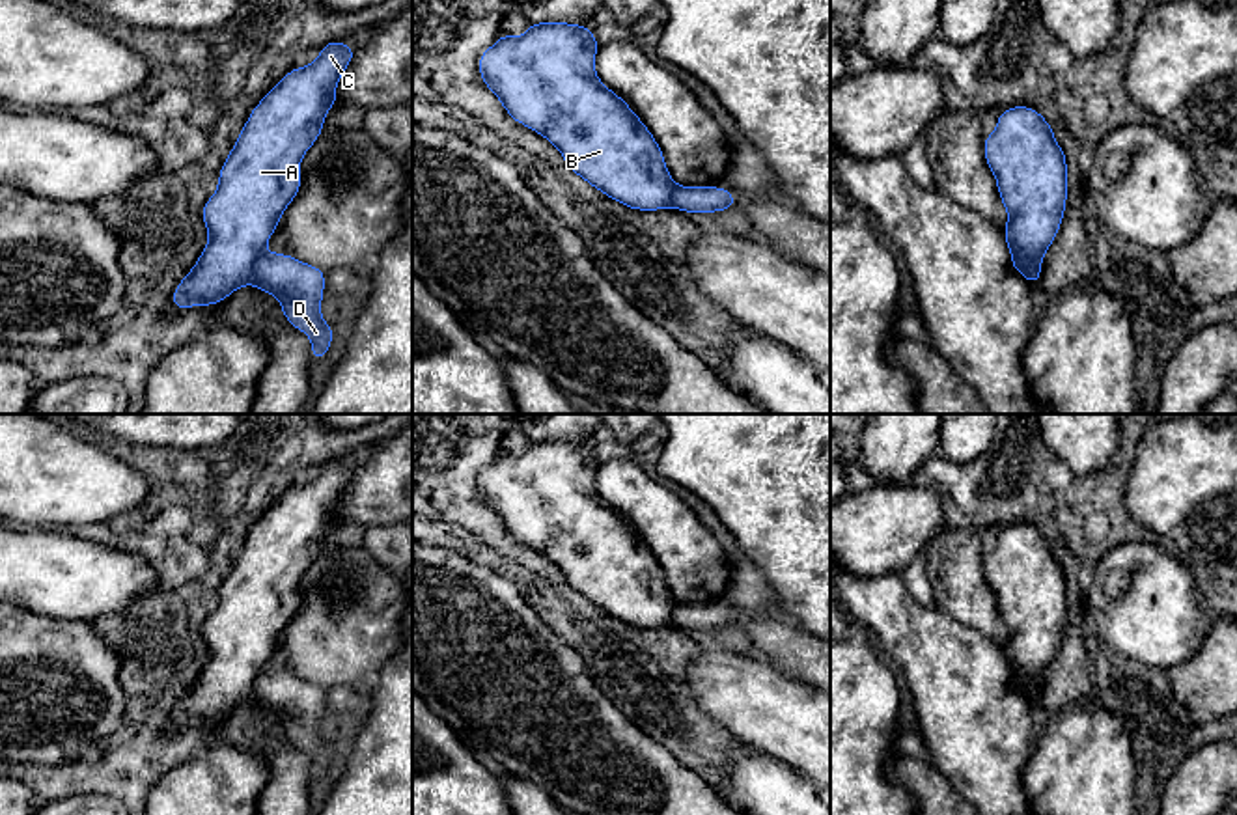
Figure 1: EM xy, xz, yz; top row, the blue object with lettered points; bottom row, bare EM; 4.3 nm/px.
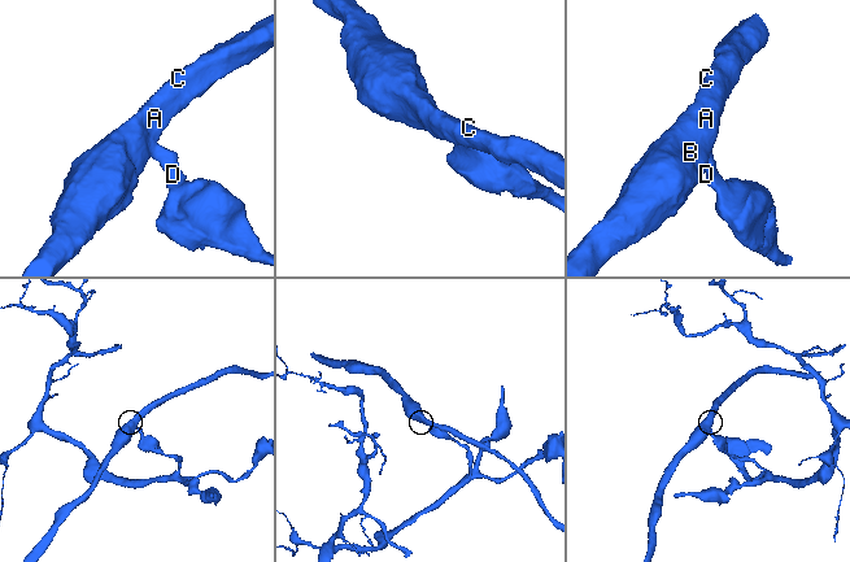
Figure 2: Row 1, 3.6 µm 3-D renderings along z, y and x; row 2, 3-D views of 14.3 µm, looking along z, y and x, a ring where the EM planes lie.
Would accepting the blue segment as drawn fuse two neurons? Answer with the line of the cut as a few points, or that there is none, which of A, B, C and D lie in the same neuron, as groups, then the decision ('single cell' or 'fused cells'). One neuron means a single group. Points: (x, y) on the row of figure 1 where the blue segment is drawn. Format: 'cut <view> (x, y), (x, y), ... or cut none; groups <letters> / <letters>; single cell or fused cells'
cut xy (262, 254), (250, 282); groups A B C / D; fused cells

